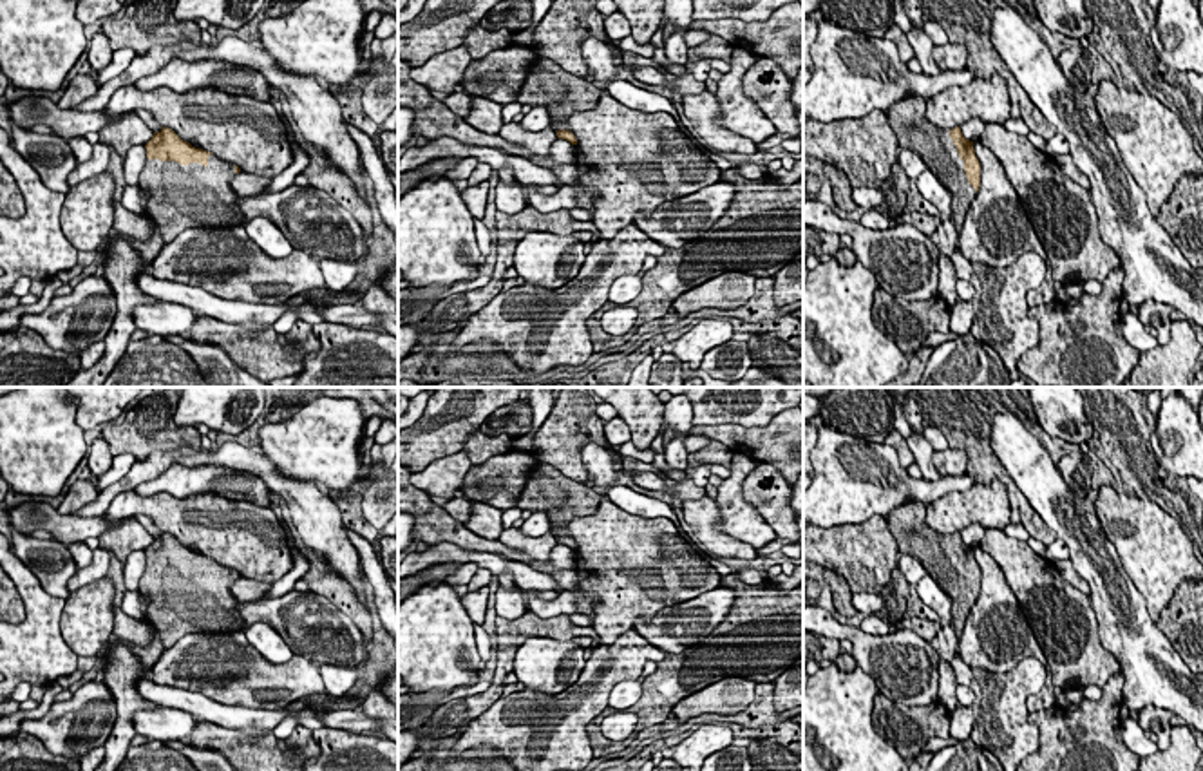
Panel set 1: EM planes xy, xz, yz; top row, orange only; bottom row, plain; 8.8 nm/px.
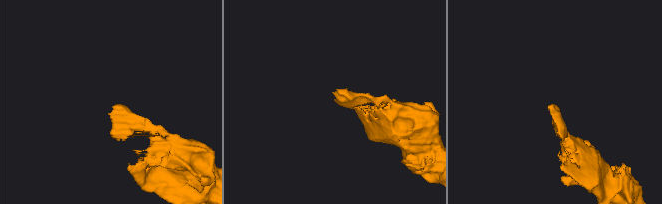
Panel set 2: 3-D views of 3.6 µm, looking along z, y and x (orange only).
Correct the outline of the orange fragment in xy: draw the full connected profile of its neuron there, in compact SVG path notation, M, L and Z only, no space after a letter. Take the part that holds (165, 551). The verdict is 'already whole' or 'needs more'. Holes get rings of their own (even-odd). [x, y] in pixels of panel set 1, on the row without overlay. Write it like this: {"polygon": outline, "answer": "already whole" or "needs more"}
{"polygon": "M166 532L154 538L145 554L139 592L150 599L147 619L156 624L165 648L188 633L230 637L246 628L230 592L241 577L237 570L192 552Z", "answer": "needs more"}

